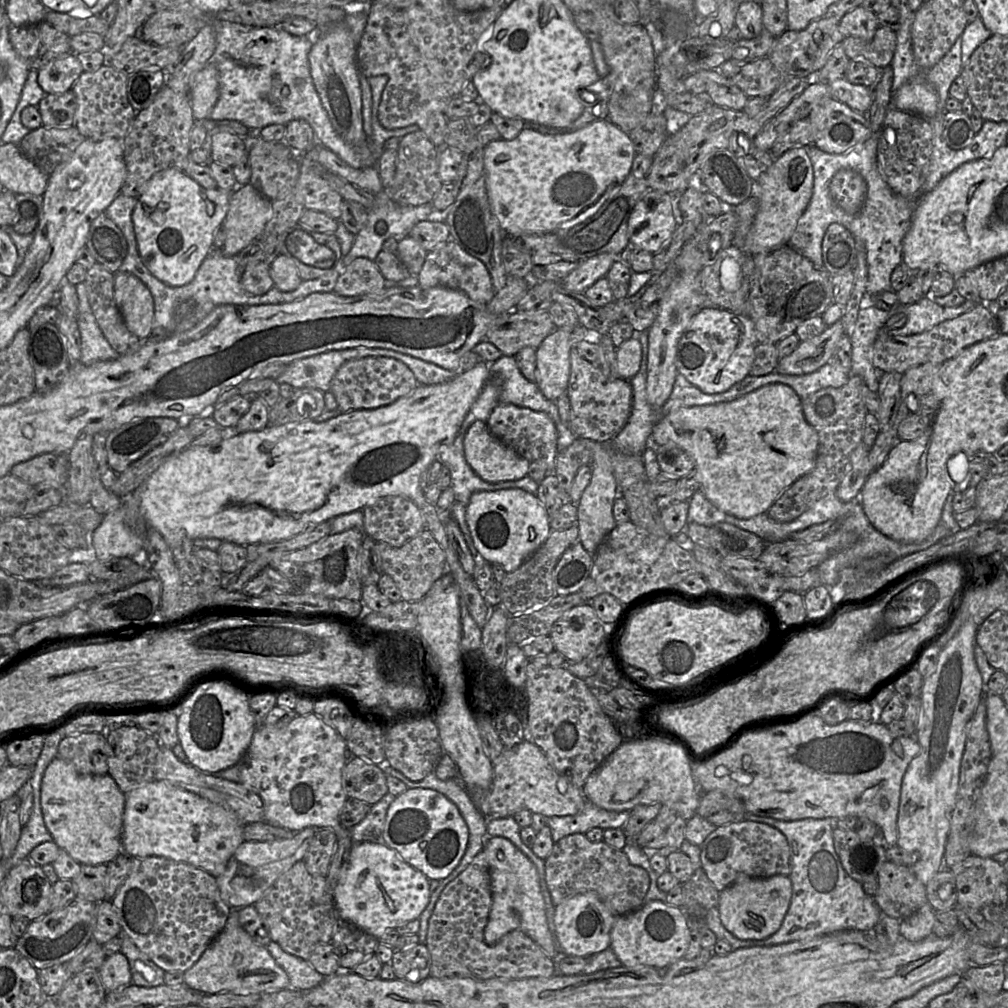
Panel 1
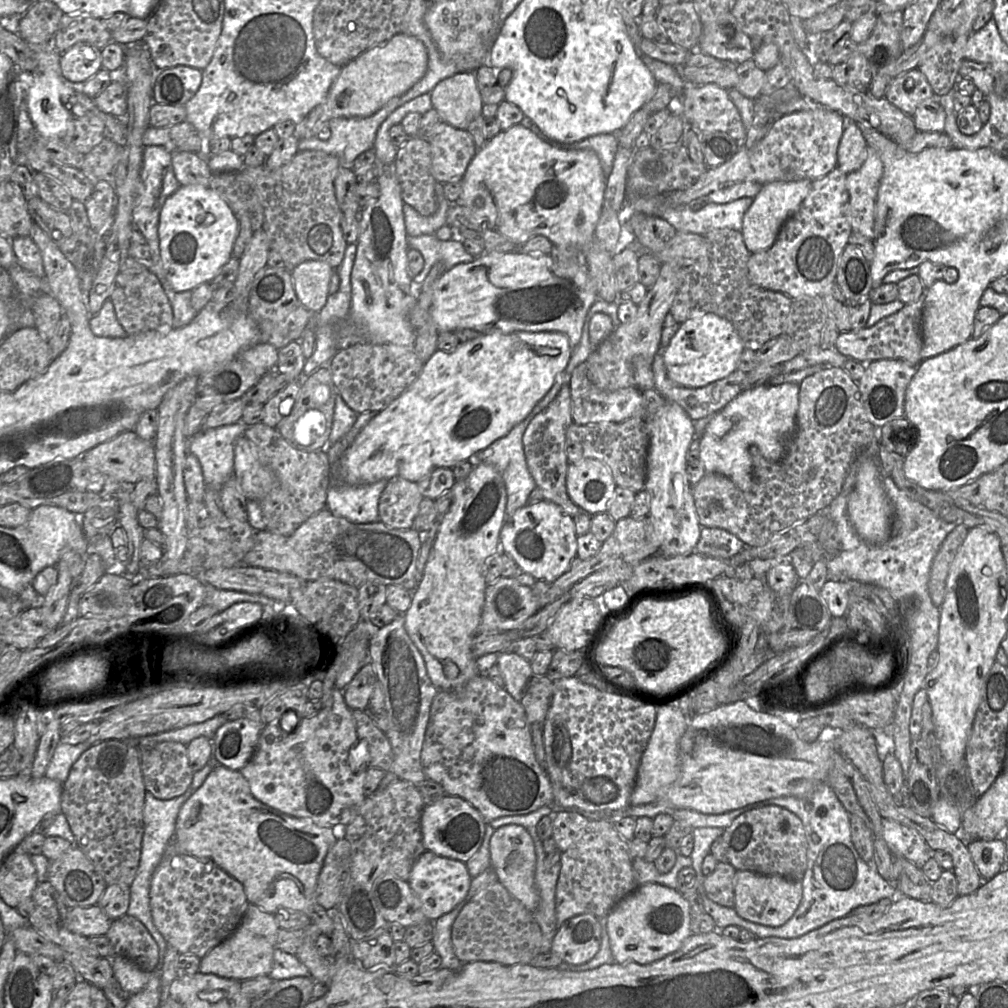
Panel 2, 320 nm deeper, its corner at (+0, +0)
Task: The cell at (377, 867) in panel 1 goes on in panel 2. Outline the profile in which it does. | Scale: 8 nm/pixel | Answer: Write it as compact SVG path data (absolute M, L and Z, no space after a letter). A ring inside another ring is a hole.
M425 851L413 864L407 882L420 902L422 913L428 920L435 921L454 909L467 896L471 880L464 862Z

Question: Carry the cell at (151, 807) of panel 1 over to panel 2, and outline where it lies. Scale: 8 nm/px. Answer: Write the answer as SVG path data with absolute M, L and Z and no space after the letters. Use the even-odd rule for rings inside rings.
M214 764L213 770L207 776L203 784L195 790L191 796L184 802L179 810L175 832L172 844L176 849L177 854L189 854L197 858L207 858L214 862L218 867L232 876L235 880L240 882L243 886L247 901L249 903L255 904L263 911L269 912L271 914L276 913L280 909L297 910L299 912L305 913L311 920L311 922L319 929L321 934L329 936L333 930L333 921L330 917L330 912L315 902L315 888L317 884L317 879L321 871L324 858L336 841L336 837L333 834L331 827L321 827L306 818L296 818L284 814L283 812L272 808L260 801L258 801L251 793L248 781L242 776L240 771L231 770L229 768L223 767L220 764Z

